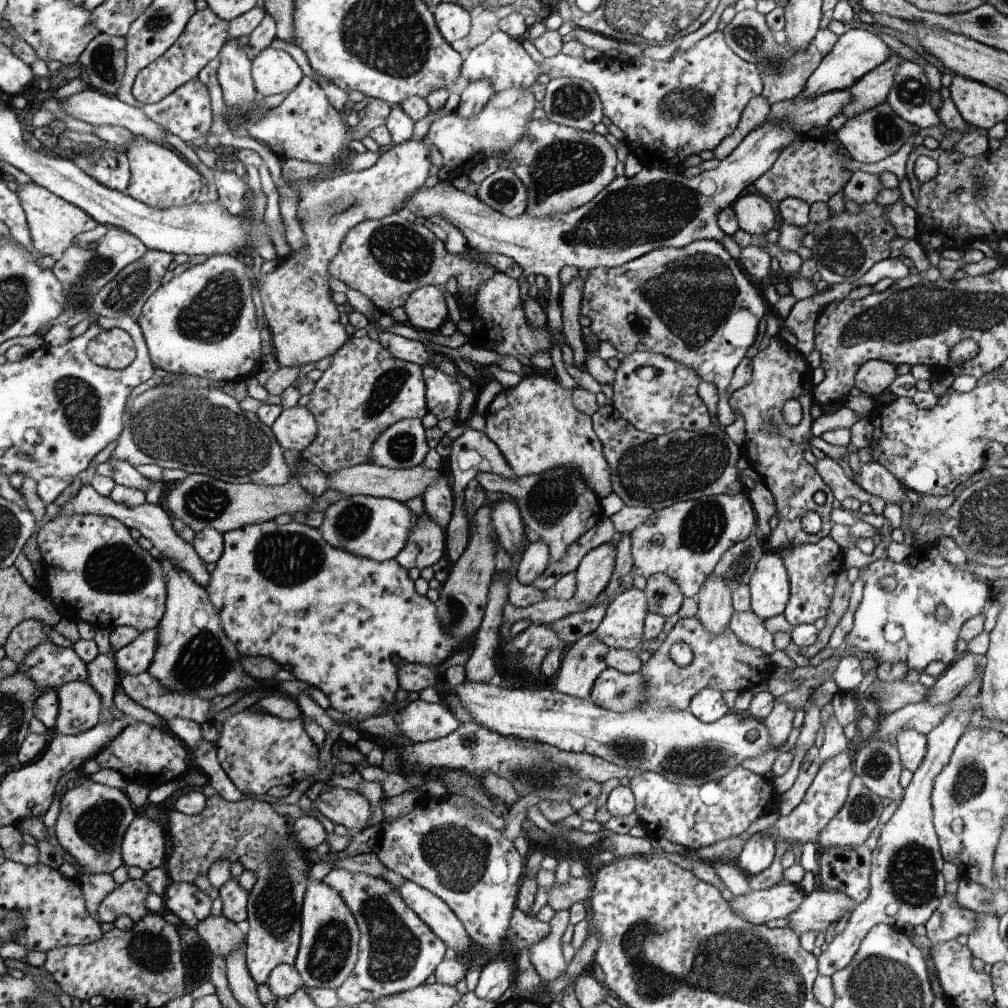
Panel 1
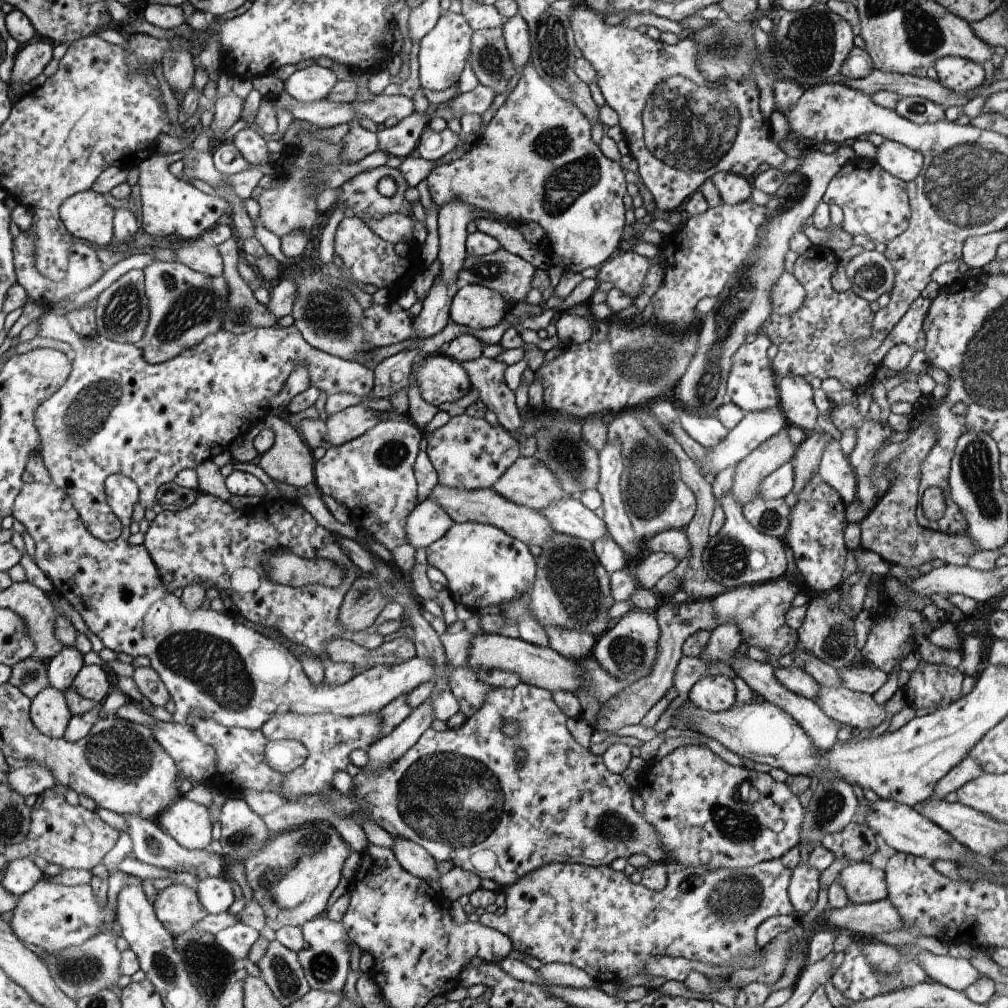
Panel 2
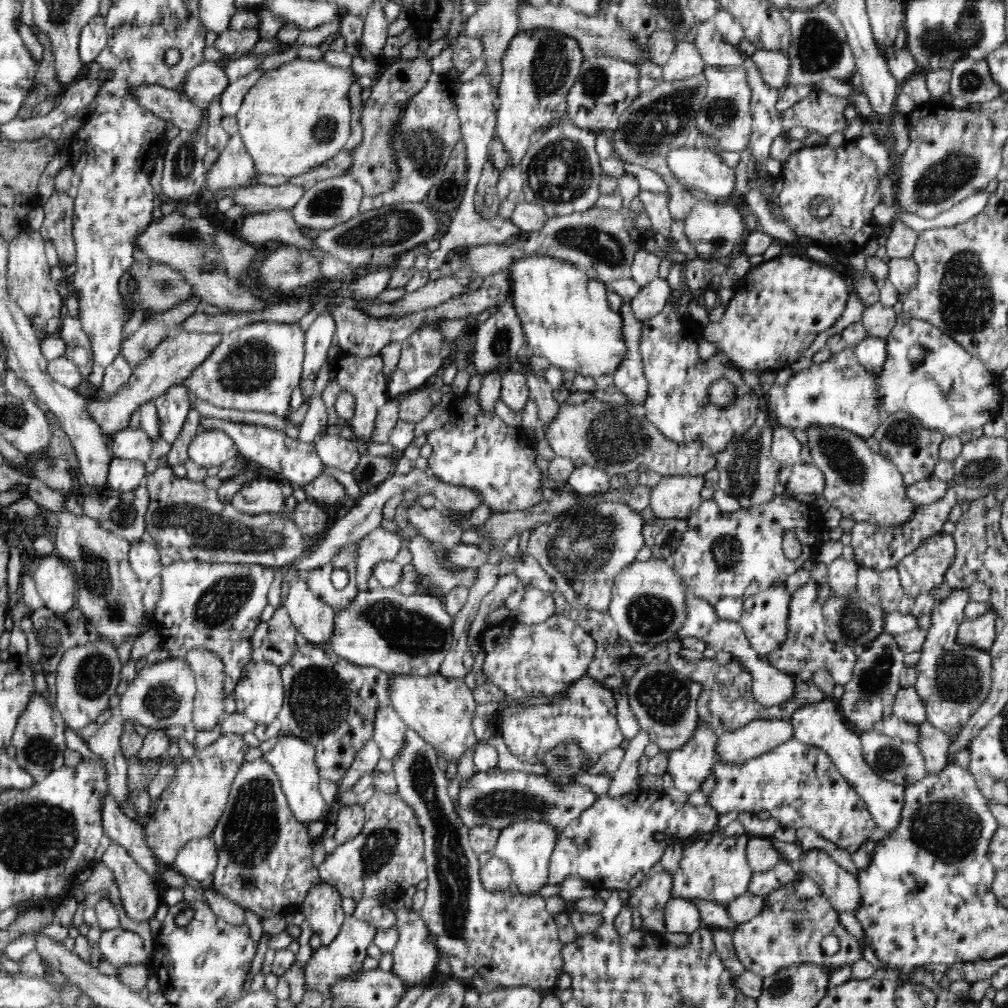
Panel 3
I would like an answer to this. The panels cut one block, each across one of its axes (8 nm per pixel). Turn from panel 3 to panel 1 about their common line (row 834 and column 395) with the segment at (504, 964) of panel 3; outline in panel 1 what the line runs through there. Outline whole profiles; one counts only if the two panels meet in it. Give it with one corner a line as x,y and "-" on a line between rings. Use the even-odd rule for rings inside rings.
418,418
400,419
372,446
370,463
389,469
407,469
423,464
429,451
424,426

